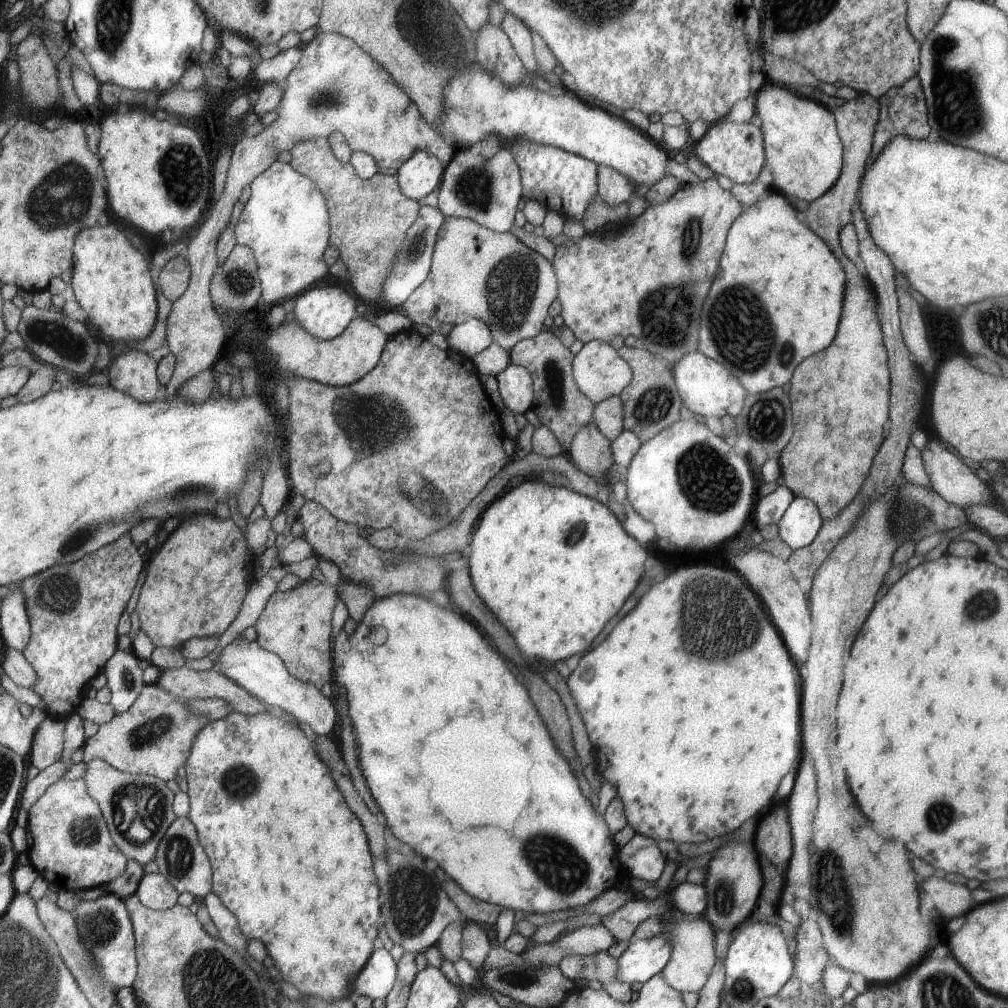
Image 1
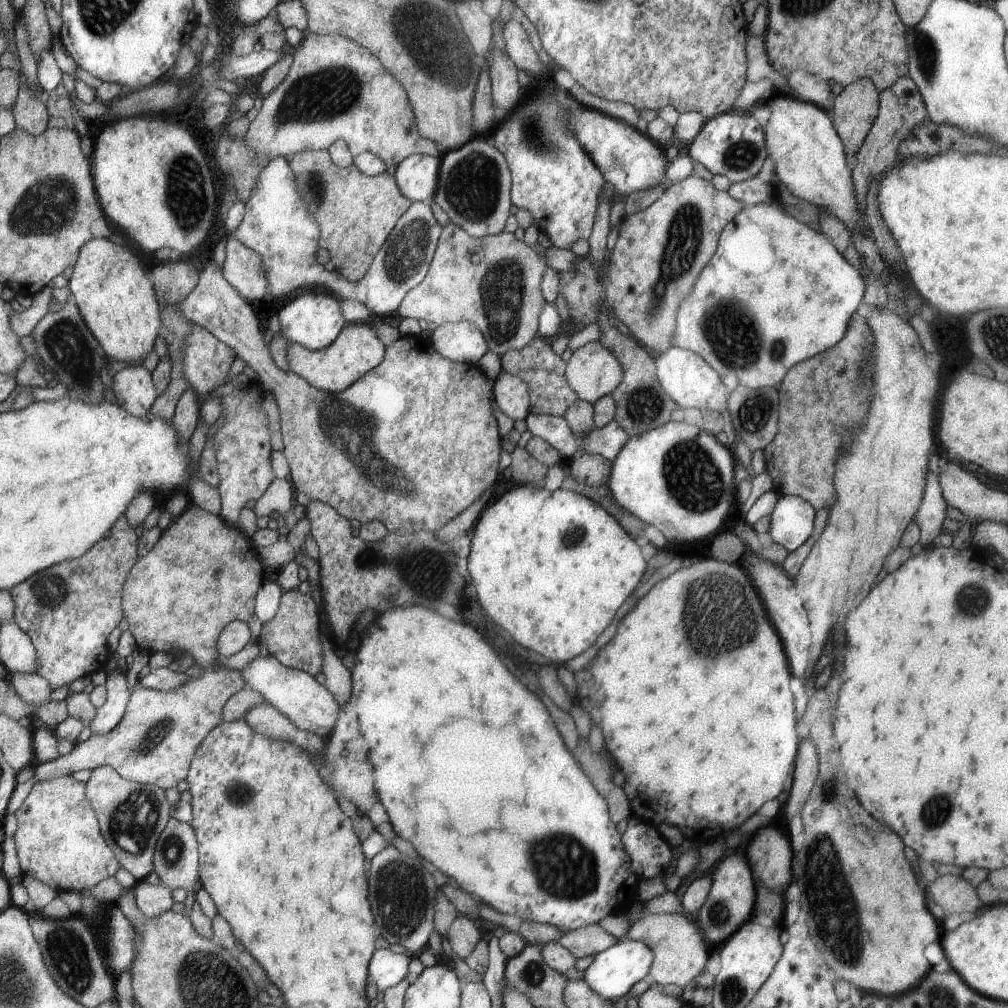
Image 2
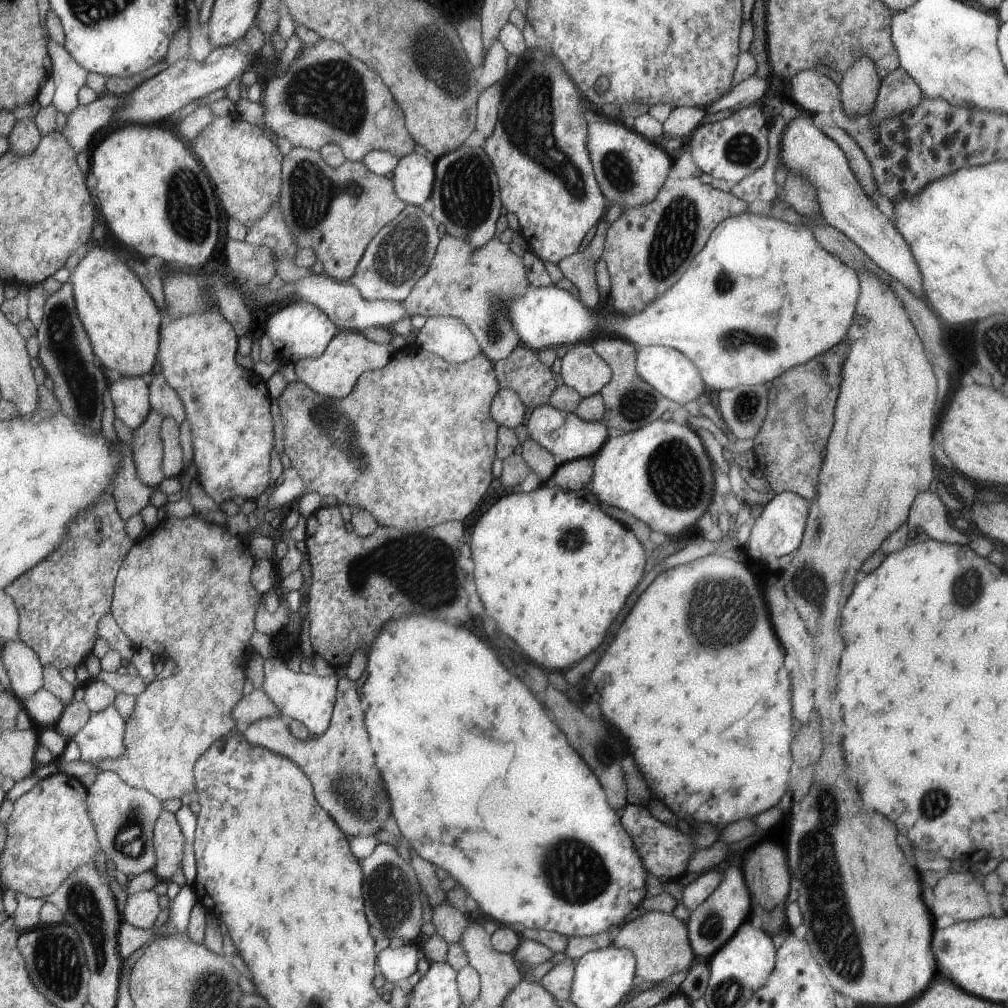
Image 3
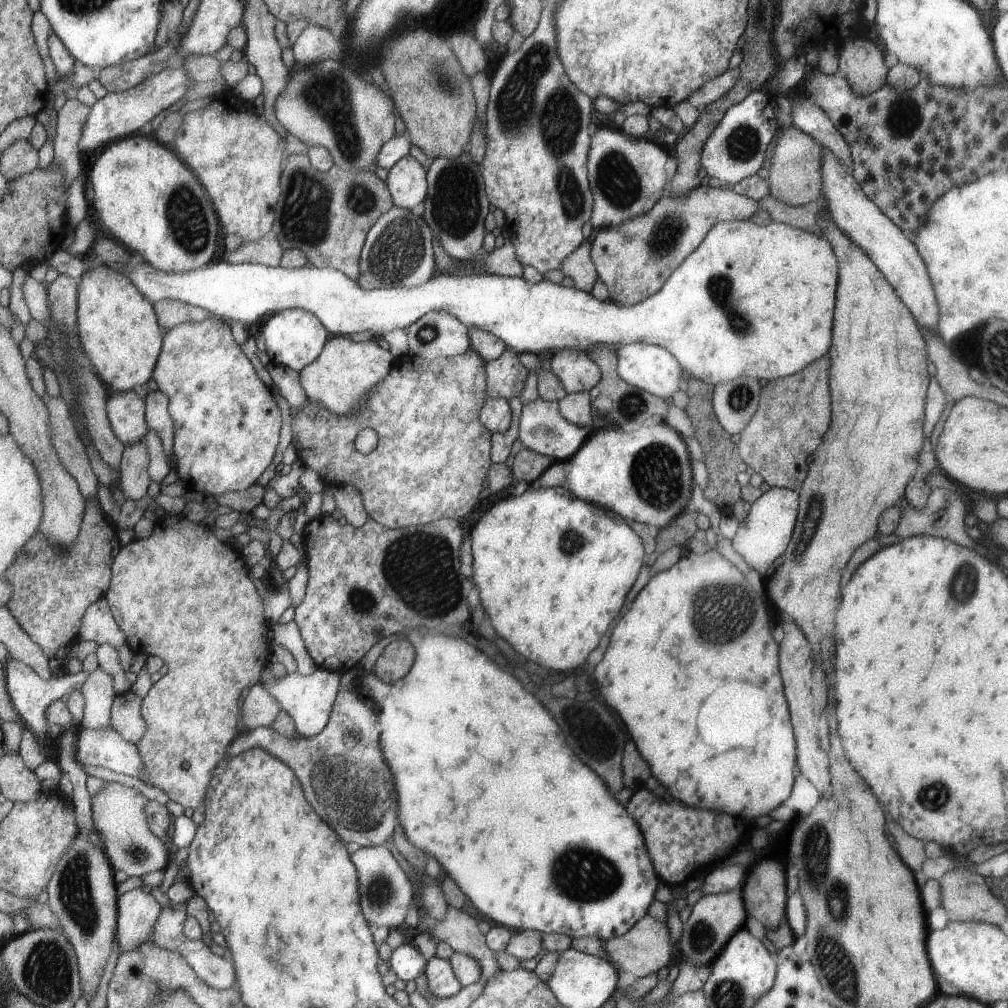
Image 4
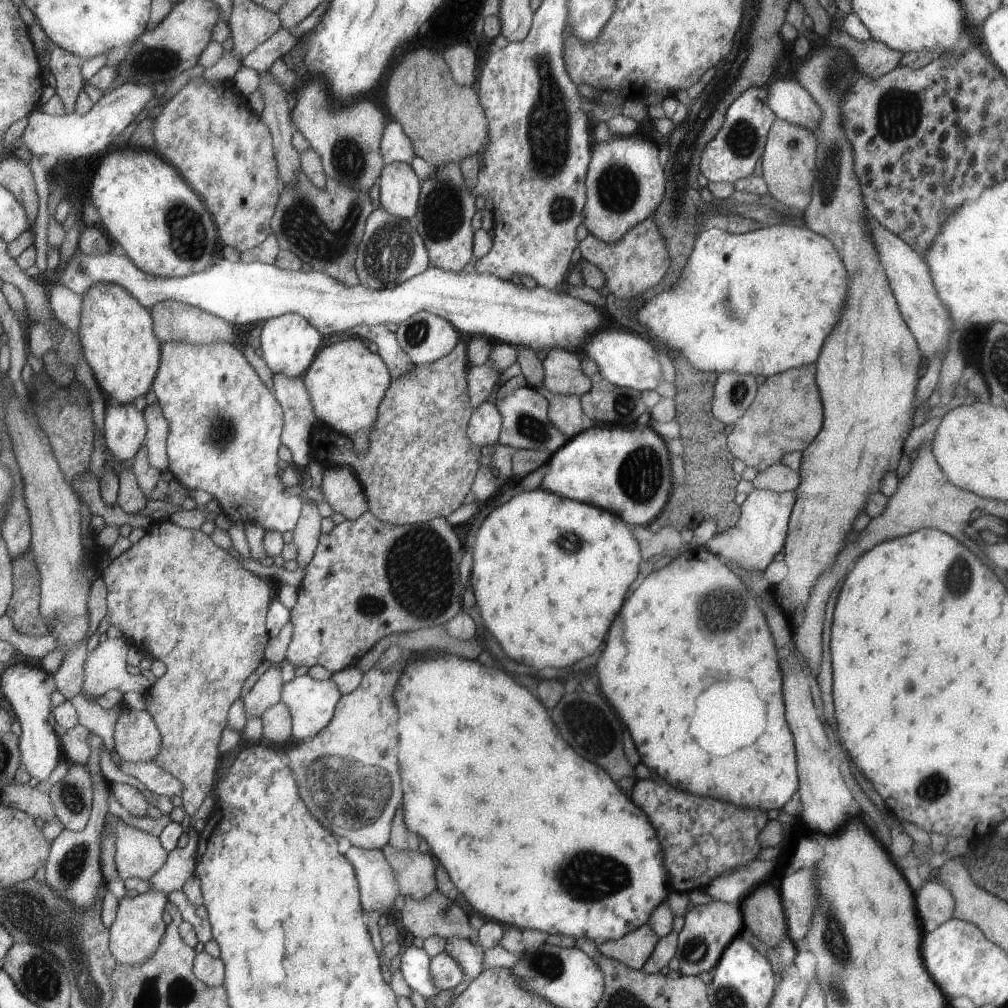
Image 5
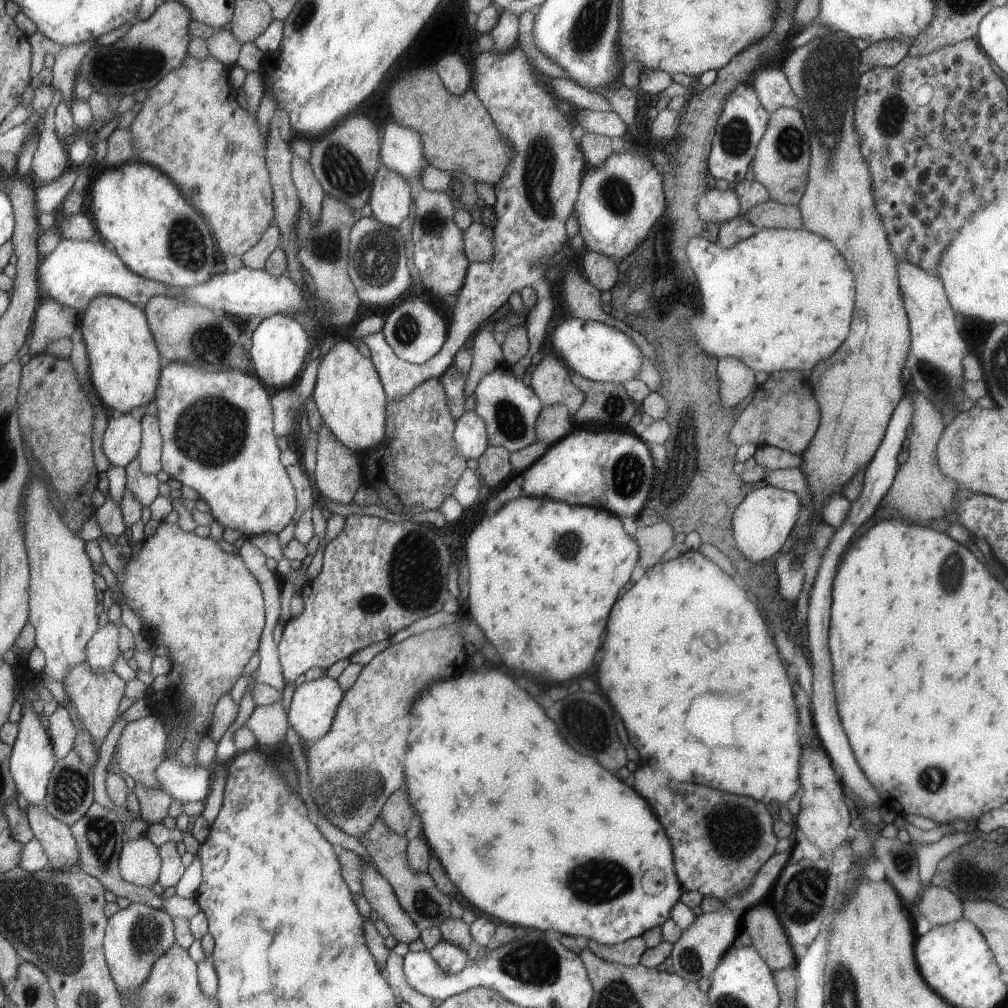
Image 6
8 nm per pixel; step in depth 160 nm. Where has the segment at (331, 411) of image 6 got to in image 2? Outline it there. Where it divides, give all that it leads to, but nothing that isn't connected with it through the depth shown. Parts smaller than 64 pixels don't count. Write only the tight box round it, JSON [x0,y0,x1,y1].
[287,322,385,393]

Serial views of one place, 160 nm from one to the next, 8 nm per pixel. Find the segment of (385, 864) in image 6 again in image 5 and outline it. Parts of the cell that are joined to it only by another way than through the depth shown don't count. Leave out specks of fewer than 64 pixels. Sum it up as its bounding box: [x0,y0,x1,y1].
[401,889,471,940]

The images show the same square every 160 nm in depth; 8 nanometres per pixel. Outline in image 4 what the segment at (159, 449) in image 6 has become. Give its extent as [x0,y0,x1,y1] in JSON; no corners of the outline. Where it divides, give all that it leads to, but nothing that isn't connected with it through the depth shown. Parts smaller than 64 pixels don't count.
[146,389,176,455]

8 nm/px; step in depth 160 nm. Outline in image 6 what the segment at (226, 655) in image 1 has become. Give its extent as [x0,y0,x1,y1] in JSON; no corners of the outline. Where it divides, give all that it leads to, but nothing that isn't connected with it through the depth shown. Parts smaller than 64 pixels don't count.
[288,676,344,742]

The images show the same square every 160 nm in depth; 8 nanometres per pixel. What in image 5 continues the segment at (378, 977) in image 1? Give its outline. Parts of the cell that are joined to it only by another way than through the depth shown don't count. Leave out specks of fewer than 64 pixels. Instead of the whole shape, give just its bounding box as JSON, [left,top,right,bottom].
[398,945,438,1000]

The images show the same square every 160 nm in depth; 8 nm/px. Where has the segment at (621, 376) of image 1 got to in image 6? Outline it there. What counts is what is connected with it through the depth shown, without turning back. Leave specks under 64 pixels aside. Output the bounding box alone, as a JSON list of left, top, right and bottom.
[530,354,585,416]

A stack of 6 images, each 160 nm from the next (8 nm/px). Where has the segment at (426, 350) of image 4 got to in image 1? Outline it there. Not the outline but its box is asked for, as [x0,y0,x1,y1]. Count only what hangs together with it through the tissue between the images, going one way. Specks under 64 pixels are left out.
[446,318,492,356]

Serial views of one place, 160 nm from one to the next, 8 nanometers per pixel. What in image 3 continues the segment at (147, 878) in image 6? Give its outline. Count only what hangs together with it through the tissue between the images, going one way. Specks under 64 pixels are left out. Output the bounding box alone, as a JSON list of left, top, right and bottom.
[88,771,163,876]

